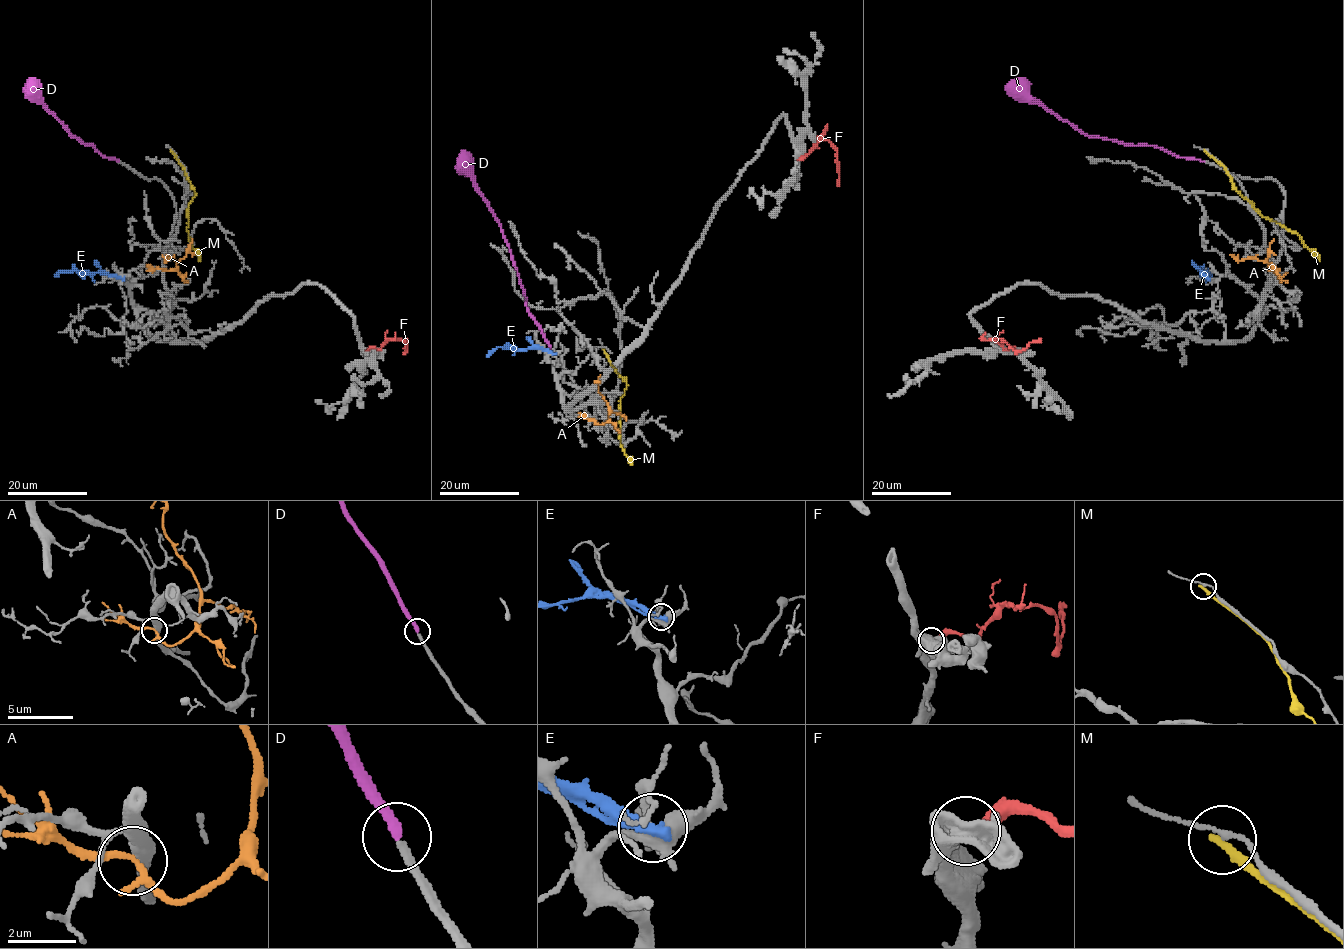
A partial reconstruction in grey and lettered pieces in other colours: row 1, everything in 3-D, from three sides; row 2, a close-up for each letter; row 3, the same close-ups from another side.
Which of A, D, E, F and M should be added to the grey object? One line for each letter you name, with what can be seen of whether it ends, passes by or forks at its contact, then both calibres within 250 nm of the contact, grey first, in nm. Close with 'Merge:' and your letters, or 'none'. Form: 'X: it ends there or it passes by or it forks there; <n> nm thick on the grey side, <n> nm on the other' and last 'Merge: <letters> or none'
D: it ends there; 220 nm thick on the grey side, 220 nm on the other
Merge: D

